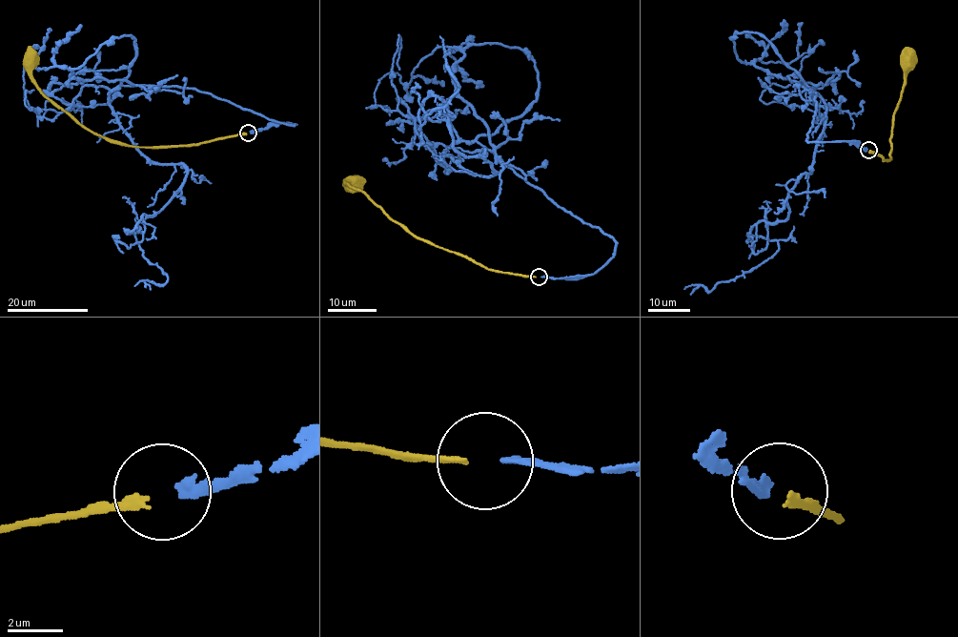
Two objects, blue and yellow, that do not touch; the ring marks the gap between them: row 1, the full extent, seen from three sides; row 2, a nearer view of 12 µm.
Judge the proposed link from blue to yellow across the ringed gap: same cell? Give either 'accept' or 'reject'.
accept

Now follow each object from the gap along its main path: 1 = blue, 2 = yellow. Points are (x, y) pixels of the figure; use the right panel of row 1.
1: (866, 149), (806, 140), (810, 88), (826, 107), (812, 172), (785, 219), (748, 235), (778, 252), (684, 289)
2: (869, 151), (884, 157), (883, 160), (891, 159), (893, 116), (902, 92), (905, 71), (911, 64), (910, 59)

